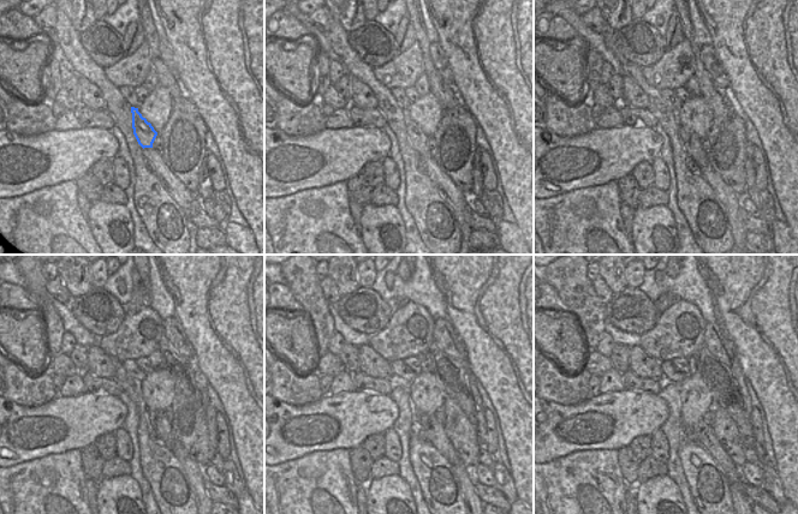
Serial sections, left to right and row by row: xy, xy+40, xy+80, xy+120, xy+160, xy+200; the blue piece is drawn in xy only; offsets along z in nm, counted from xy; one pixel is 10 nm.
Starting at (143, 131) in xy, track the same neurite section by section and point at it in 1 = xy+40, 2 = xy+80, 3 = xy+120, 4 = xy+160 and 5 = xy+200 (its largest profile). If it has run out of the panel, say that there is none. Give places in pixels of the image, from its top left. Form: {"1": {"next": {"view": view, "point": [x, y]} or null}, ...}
{"1": {"next": {"view": "xy+40", "point": [417, 139]}}, "2": {"next": {"view": "xy+80", "point": [691, 143]}}, "3": {"next": {"view": "xy+120", "point": [159, 423]}}, "4": {"next": {"view": "xy+160", "point": [434, 430]}}, "5": {"next": {"view": "xy+200", "point": [704, 432]}}}

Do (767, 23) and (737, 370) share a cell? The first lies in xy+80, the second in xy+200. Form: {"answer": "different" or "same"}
{"answer": "different"}

